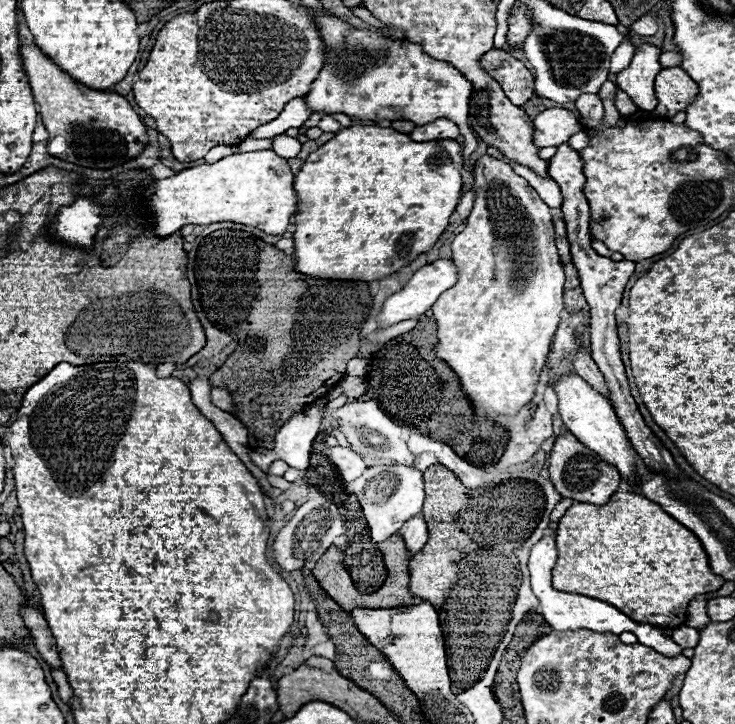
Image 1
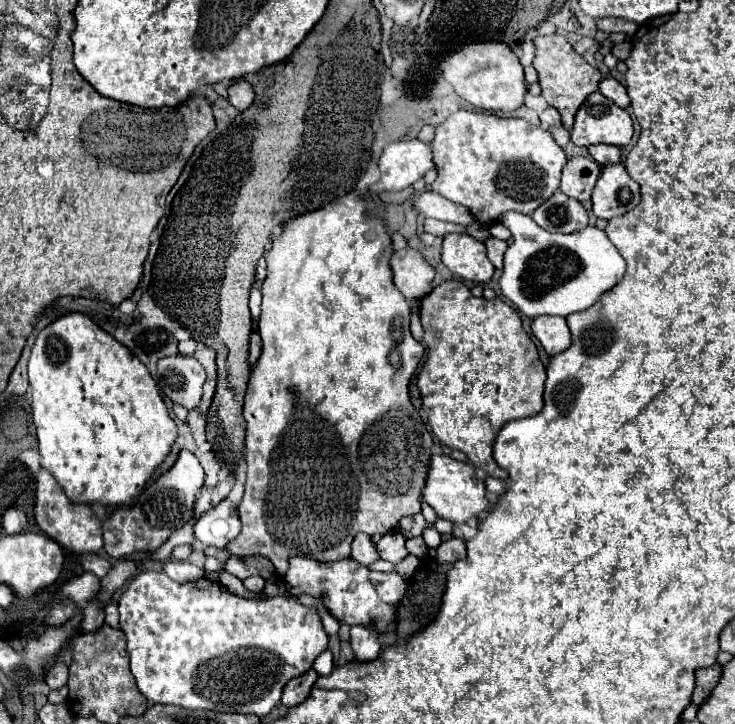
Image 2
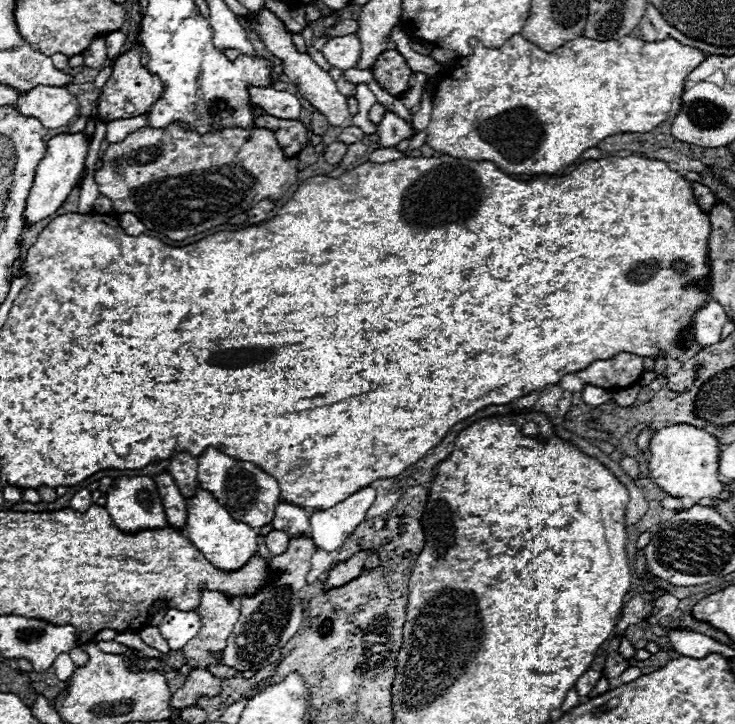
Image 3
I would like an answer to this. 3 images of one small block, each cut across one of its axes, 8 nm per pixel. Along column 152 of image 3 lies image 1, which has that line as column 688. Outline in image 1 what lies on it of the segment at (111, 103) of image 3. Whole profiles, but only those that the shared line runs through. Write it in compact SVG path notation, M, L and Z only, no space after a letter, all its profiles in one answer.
M664 68L656 76L656 96L658 106L652 112L654 118L670 118L682 112L698 94L698 84L680 68Z

